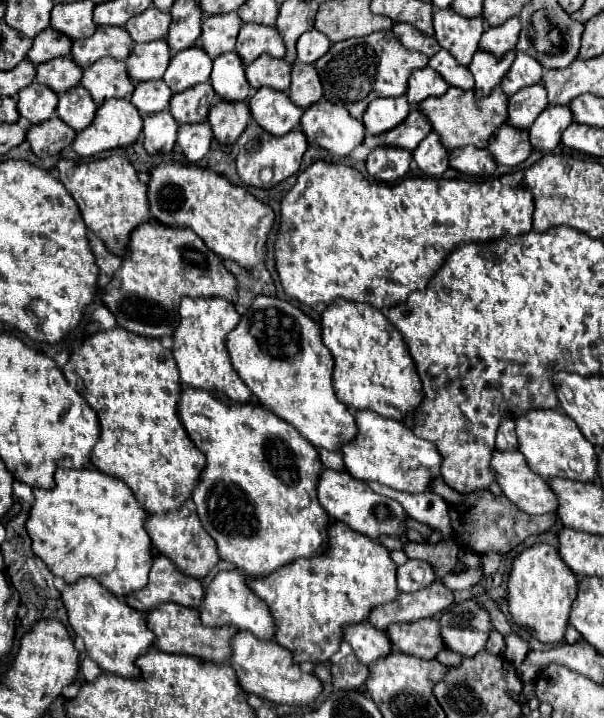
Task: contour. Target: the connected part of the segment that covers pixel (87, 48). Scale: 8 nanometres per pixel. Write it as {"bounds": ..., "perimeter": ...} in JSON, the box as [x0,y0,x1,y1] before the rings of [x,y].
{"bounds":[71,25,133,69],"perimeter":[[[103,25],[103,27],[97,27],[97,31],[89,39],[73,41],[71,57],[81,69],[87,69],[103,57],[125,61],[131,53],[131,47],[133,47],[133,41],[131,37],[127,37],[127,31],[123,27]]]}

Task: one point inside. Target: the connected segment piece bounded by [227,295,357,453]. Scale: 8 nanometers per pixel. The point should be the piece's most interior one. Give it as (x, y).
(278, 351)

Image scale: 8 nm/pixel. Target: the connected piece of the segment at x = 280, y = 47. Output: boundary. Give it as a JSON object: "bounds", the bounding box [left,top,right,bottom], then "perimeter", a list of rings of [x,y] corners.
{"bounds":[235,23,285,65],"perimeter":[[[245,23],[239,31],[235,53],[243,59],[243,65],[249,65],[263,53],[269,53],[271,57],[283,57],[285,45],[283,39],[279,39],[277,29]]]}

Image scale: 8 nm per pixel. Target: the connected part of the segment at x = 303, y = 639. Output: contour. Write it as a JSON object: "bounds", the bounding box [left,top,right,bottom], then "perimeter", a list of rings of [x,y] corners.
{"bounds":[247,523,399,663],"perimeter":[[[333,523],[329,529],[329,551],[315,559],[297,559],[291,565],[281,567],[279,571],[261,577],[247,579],[249,587],[259,595],[271,609],[271,615],[277,623],[275,641],[291,649],[297,663],[325,663],[329,661],[343,643],[343,631],[349,625],[365,623],[371,611],[379,605],[387,605],[399,597],[397,587],[397,565],[389,557],[389,551],[379,541],[371,541],[353,529],[347,529],[343,523]]]}

